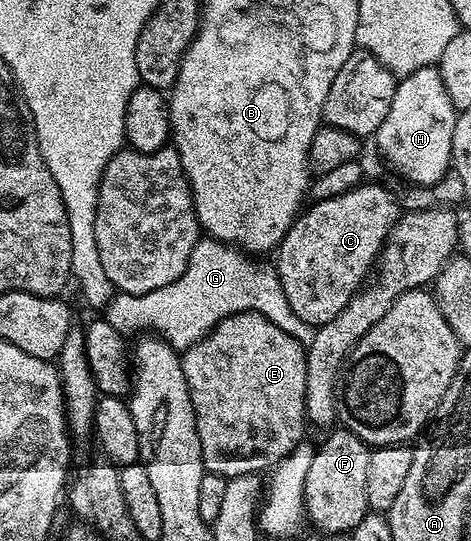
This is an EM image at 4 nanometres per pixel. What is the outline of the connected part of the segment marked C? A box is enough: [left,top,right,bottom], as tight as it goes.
[273,184,400,328]

